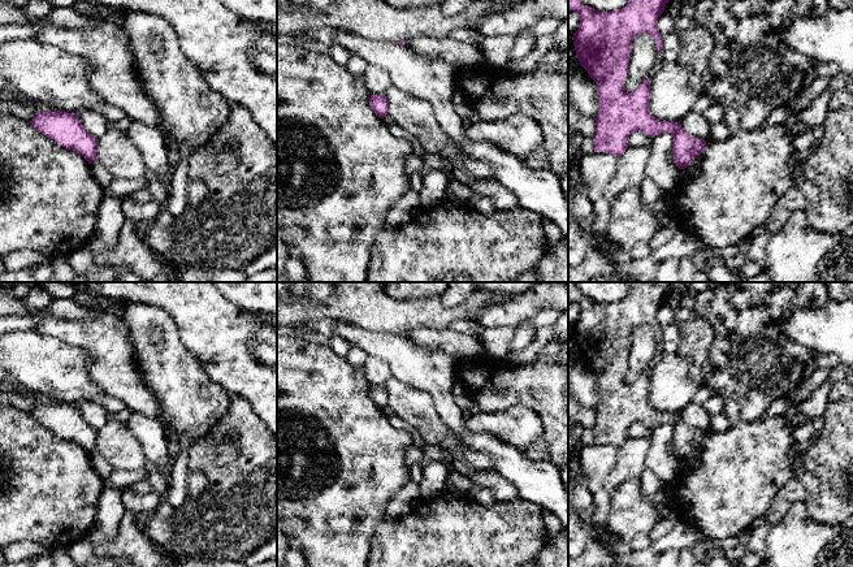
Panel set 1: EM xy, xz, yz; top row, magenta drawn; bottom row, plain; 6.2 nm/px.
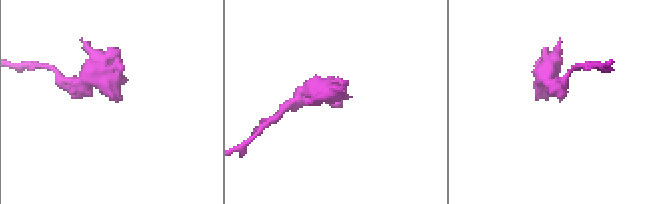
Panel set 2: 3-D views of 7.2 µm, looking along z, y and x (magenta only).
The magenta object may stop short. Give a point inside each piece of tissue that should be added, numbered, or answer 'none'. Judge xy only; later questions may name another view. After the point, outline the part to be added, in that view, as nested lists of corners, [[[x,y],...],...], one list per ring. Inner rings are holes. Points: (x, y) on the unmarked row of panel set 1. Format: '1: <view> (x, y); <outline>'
none

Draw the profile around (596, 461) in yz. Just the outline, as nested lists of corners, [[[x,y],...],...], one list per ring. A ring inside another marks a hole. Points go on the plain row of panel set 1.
[[[606,443],[584,446],[579,454],[579,466],[588,480],[592,494],[598,493],[618,462],[618,449]]]

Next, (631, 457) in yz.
[[[650,437],[631,438],[618,449],[618,462],[609,473],[603,488],[593,495],[594,511],[590,520],[596,525],[605,525],[609,518],[614,490],[631,479],[638,479],[645,469]]]

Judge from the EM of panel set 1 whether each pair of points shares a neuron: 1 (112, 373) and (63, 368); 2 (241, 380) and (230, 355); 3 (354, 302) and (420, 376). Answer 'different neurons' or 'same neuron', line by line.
1: different neurons
2: same neuron
3: different neurons

